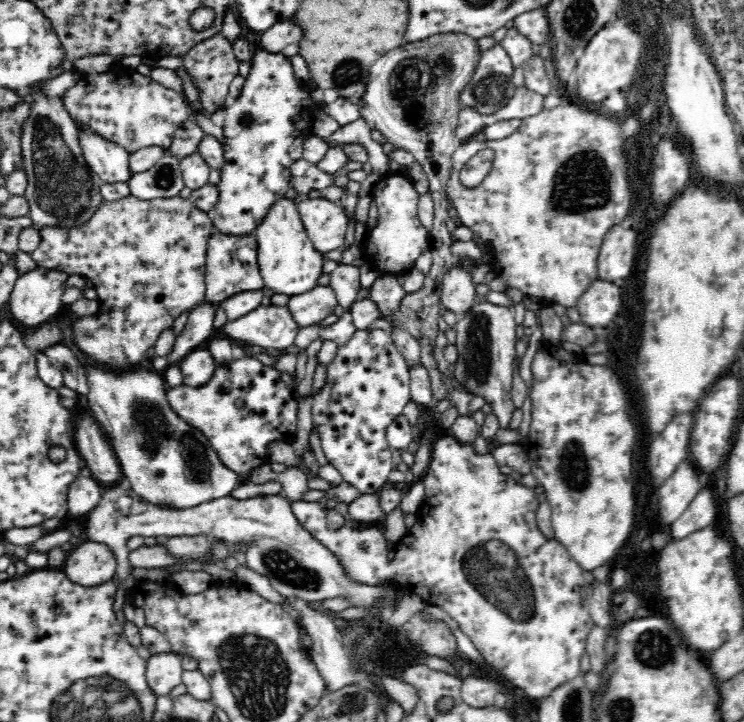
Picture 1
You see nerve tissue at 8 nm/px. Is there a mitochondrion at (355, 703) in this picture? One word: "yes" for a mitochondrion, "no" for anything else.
yes

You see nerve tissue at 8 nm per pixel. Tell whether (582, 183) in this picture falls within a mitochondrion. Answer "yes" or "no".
yes

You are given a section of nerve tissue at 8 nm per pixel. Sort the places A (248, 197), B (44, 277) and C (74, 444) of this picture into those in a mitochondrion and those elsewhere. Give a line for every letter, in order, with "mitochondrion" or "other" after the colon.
A: other
B: other
C: other

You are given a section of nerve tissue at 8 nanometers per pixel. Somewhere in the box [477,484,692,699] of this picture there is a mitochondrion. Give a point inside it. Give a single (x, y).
(655, 650)

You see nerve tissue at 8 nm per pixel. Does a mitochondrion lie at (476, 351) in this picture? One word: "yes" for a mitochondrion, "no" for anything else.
yes

